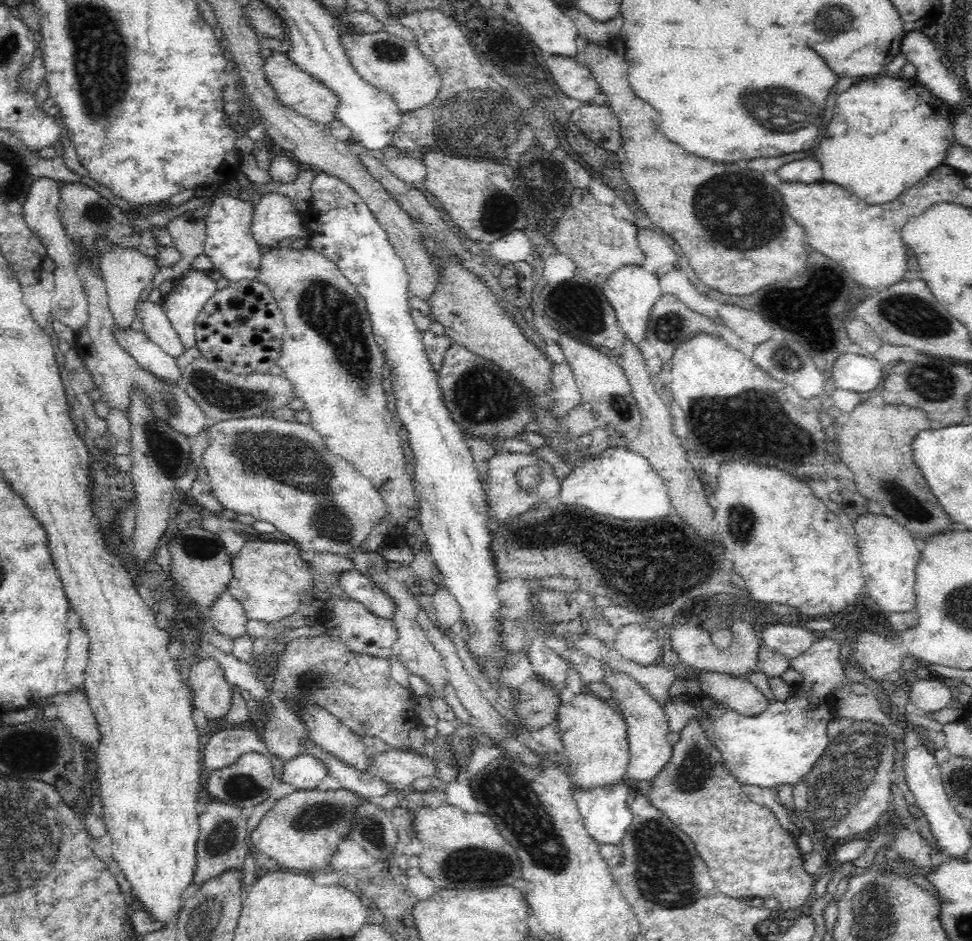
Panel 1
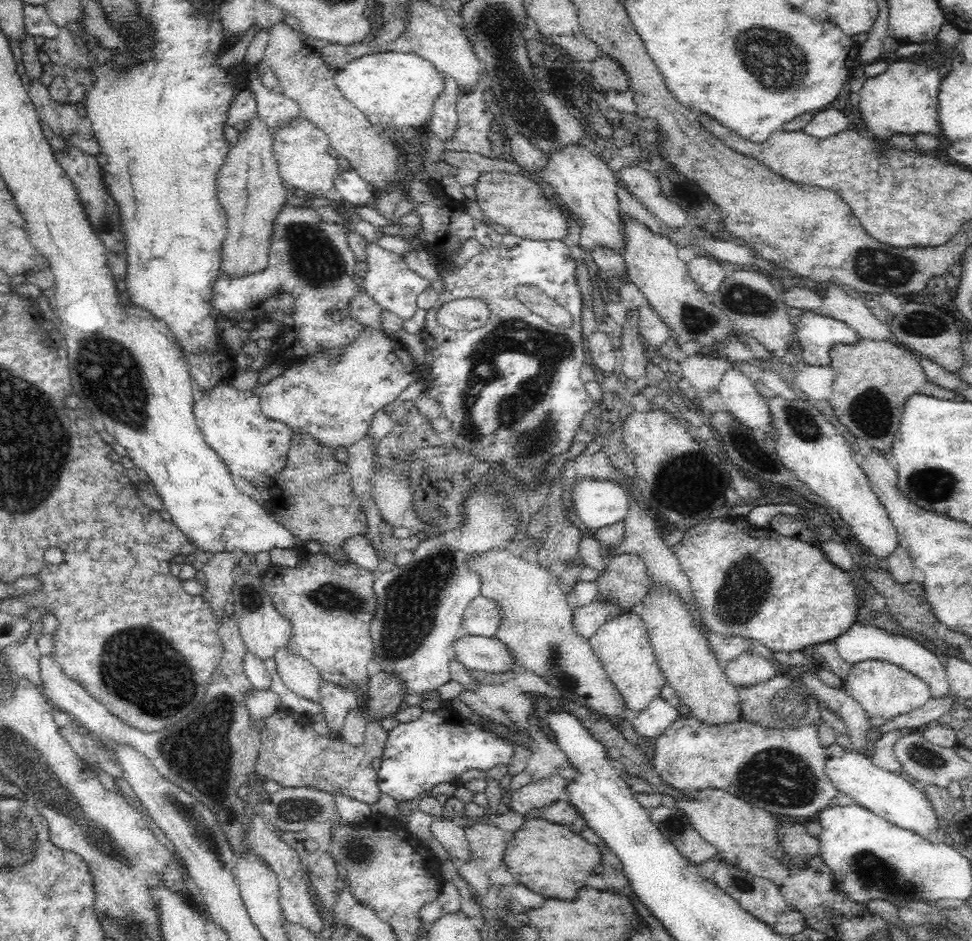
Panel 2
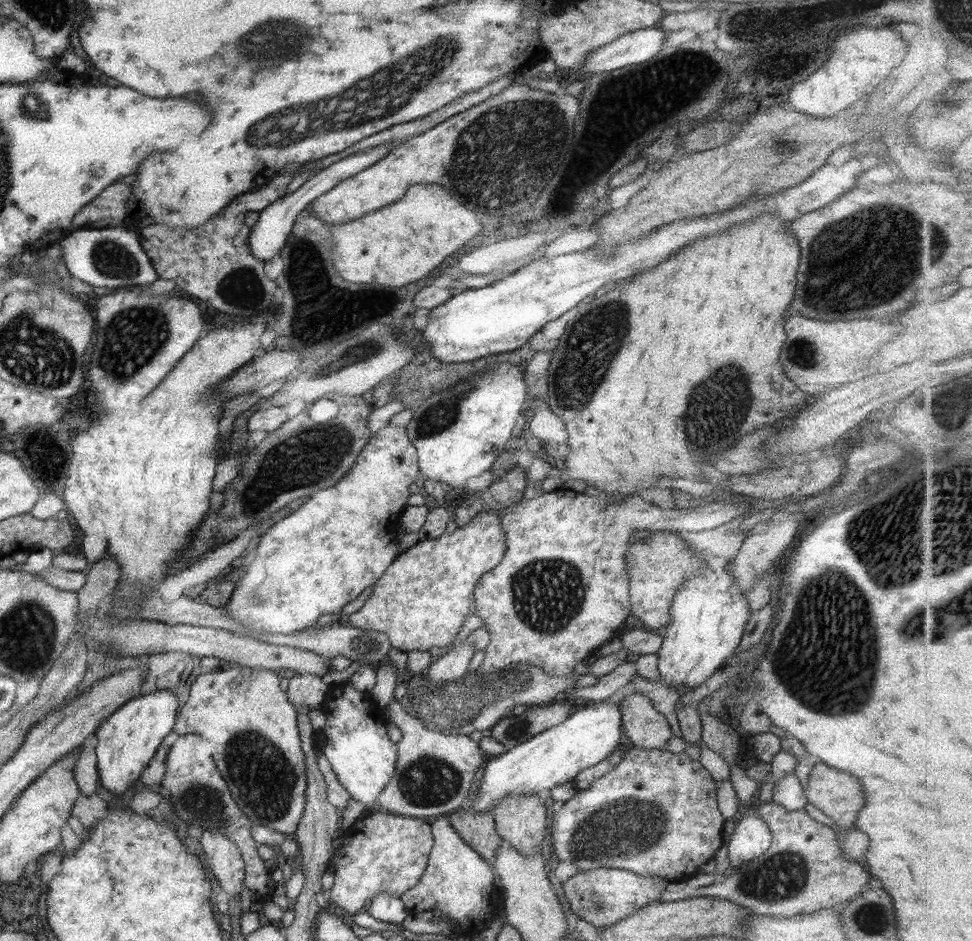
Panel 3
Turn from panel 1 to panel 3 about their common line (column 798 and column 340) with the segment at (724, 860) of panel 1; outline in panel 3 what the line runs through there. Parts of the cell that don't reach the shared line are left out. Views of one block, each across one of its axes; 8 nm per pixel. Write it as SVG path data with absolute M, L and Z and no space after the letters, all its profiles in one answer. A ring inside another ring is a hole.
M375 808L369 812L364 812L347 829L341 832L344 844L340 848L335 848L332 858L328 863L334 864L333 885L329 892L329 906L338 911L343 911L349 916L364 910L371 902L374 894L385 891L392 895L400 896L409 887L417 884L418 878L423 874L428 863L428 854L432 849L432 834L430 822L427 819L417 819L415 817L404 817L393 815Z

